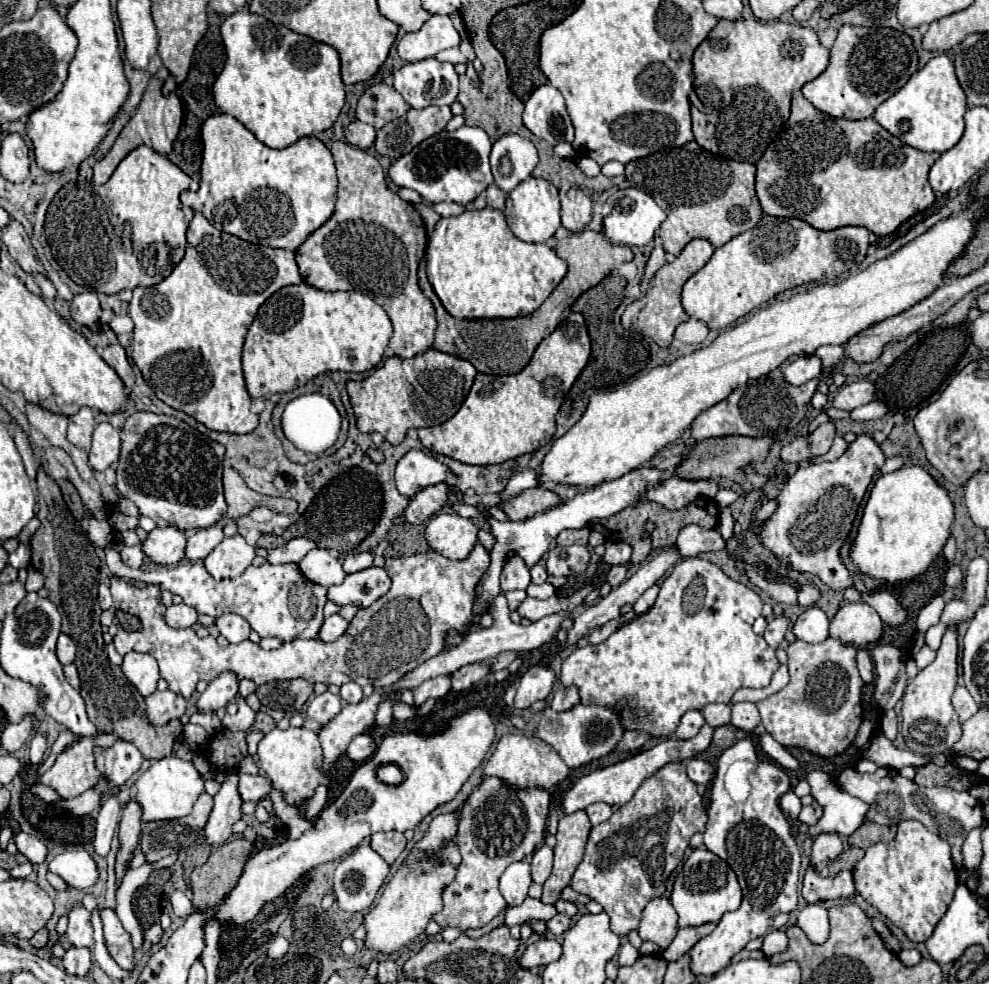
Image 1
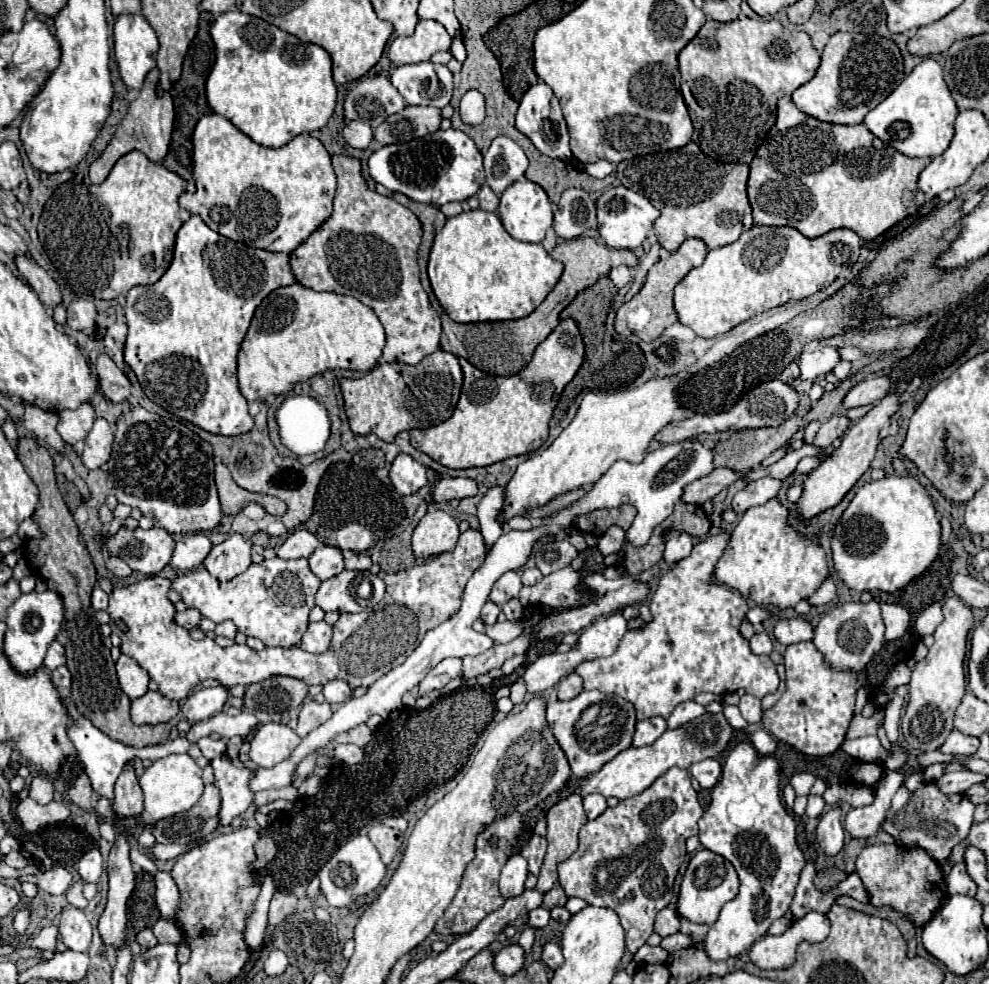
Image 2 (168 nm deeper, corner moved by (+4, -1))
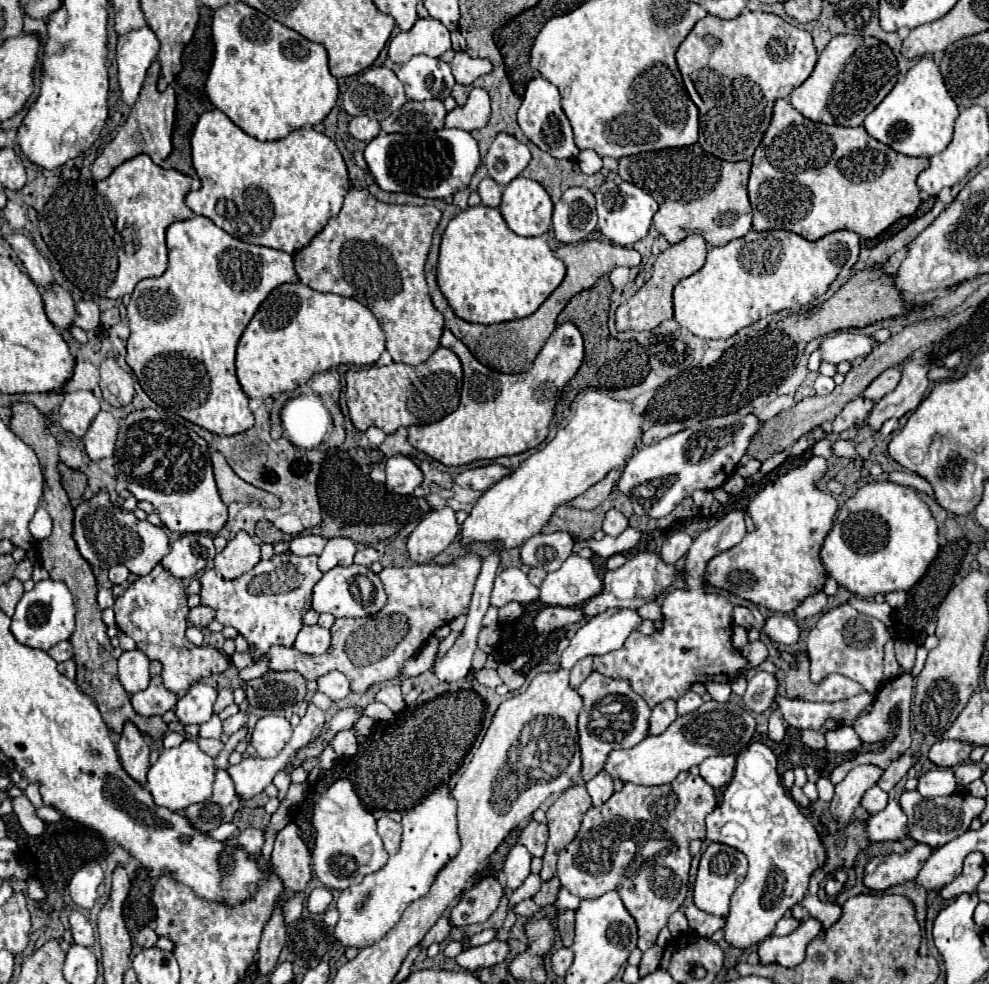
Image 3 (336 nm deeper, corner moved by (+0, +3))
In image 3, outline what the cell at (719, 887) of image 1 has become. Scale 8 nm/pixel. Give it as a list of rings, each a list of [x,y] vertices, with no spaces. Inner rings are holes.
[[[711,843],[699,863],[699,871],[697,871],[697,881],[695,881],[695,905],[711,915],[719,915],[719,917],[727,917],[729,913],[729,899],[733,895],[733,891],[737,889],[737,885],[745,879],[747,873],[747,857],[723,843]]]

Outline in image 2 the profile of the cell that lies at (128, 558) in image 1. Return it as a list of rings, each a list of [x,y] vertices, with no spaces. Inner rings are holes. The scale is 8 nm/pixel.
[[[117,557],[107,559],[107,569],[117,577],[129,577],[131,575],[131,567],[123,559],[117,559]]]

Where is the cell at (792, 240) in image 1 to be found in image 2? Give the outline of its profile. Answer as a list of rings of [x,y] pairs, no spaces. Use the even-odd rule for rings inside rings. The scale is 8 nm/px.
[[[753,225],[737,241],[709,251],[705,263],[677,283],[677,317],[699,337],[717,337],[757,313],[829,287],[845,267],[857,263],[859,249],[861,237],[851,229],[835,229],[809,239],[795,227]]]

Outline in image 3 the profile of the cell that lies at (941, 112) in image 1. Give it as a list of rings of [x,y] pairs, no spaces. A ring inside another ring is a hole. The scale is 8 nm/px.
[[[923,57],[909,69],[905,79],[901,79],[893,91],[889,91],[875,111],[867,115],[863,127],[873,139],[889,145],[901,155],[933,157],[949,145],[953,137],[953,121],[957,115],[957,105],[943,83],[939,67],[933,59]]]

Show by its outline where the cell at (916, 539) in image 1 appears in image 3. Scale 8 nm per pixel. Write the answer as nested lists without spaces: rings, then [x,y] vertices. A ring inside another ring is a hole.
[[[891,481],[867,483],[843,503],[837,521],[823,539],[821,561],[839,587],[857,597],[909,591],[939,551],[937,523],[911,487]]]

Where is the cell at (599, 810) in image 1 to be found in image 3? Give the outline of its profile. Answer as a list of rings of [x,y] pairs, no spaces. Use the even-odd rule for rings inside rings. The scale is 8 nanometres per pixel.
[[[599,771],[593,779],[589,779],[585,783],[585,789],[589,791],[593,805],[601,807],[611,795],[613,795],[613,779],[609,779],[609,775],[605,775],[605,771]]]

